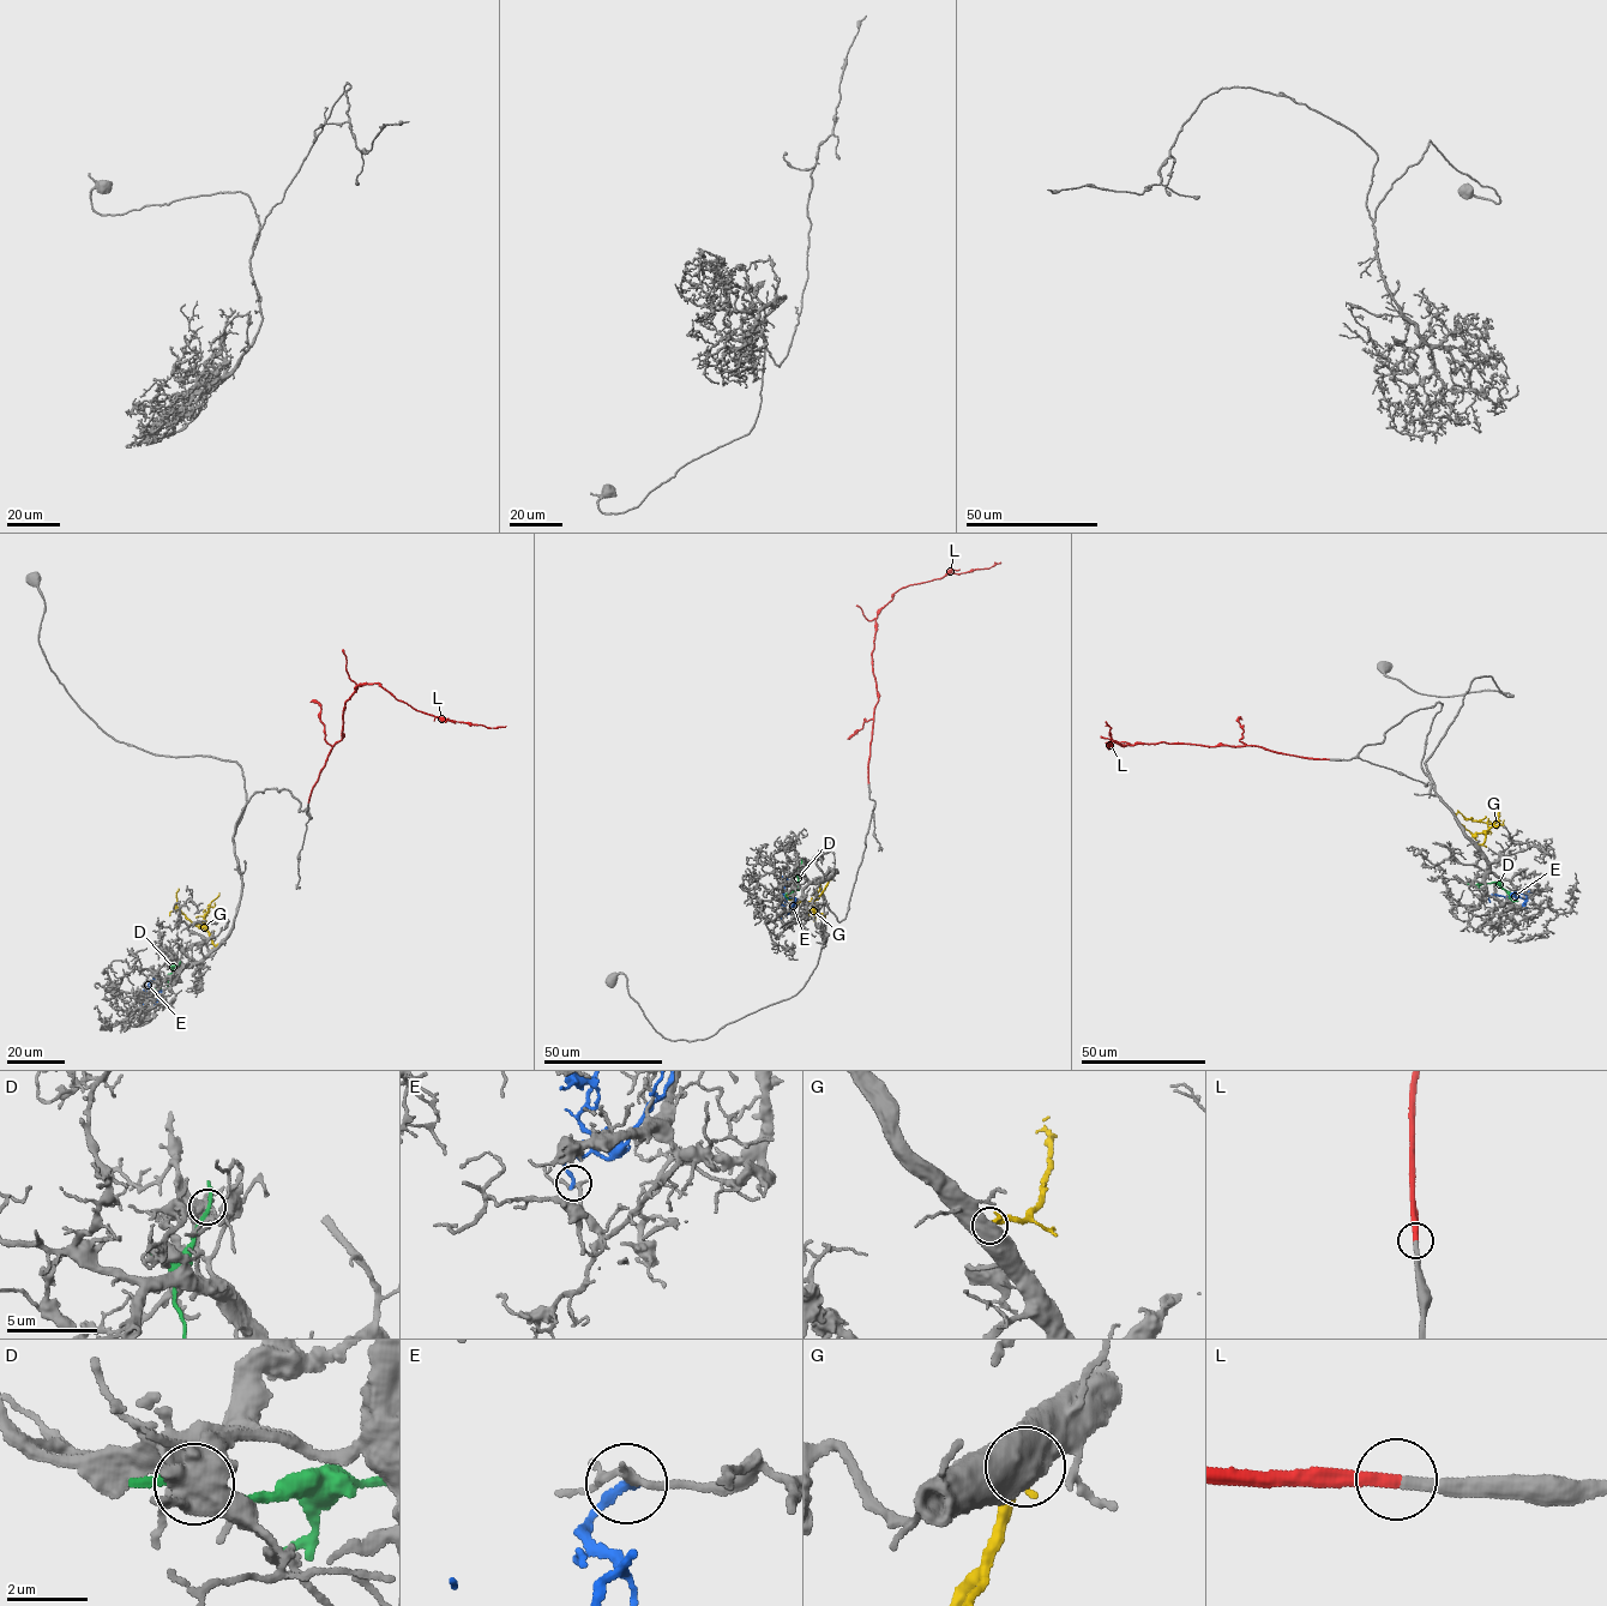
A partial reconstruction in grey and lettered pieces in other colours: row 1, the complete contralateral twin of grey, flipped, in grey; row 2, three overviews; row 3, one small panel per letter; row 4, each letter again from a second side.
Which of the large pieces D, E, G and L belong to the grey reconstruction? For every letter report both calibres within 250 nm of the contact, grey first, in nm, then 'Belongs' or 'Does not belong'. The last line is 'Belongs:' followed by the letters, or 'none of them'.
D: Thickness 180 nm (grey) against 200 nm. Does not belong
E: Thickness 200 nm (grey) against 220 nm. Does not belong
G: Thickness 600 nm (grey) against 220 nm. Belongs
L: Thickness 280 nm (grey) against 320 nm. Belongs
Belongs: G, L

